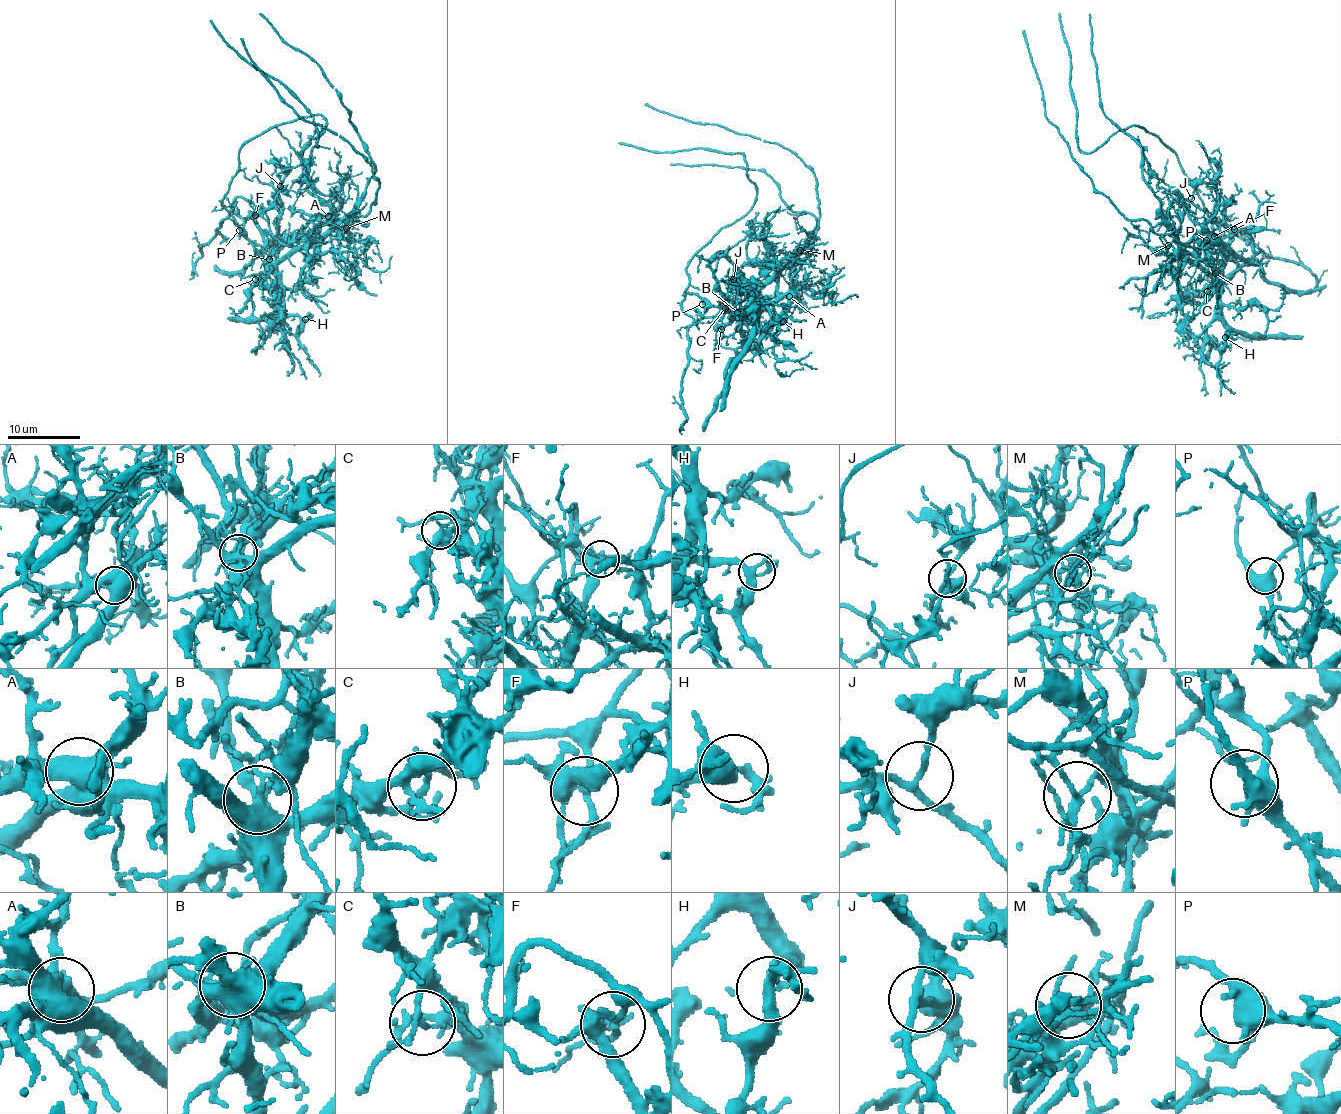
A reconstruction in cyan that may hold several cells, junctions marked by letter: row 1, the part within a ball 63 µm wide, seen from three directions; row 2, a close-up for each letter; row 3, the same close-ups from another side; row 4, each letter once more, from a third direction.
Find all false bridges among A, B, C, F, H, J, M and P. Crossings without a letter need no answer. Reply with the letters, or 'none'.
B, C, F, M

